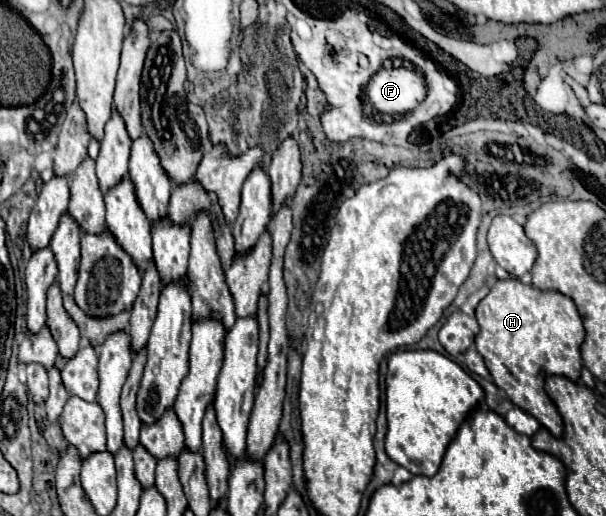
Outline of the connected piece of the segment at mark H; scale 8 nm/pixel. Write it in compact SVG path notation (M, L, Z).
M507 279L507 281L497 281L489 295L481 299L481 303L475 309L477 321L479 321L479 335L475 339L475 347L485 359L485 365L495 381L497 387L501 387L507 397L521 407L525 413L535 417L553 437L563 437L563 421L561 415L557 413L555 403L547 397L545 393L545 379L547 375L563 375L575 383L581 379L581 369L583 369L583 359L581 359L581 345L585 341L585 327L583 319L577 313L575 303L557 293L557 291L539 291L531 285L523 285L517 279Z

